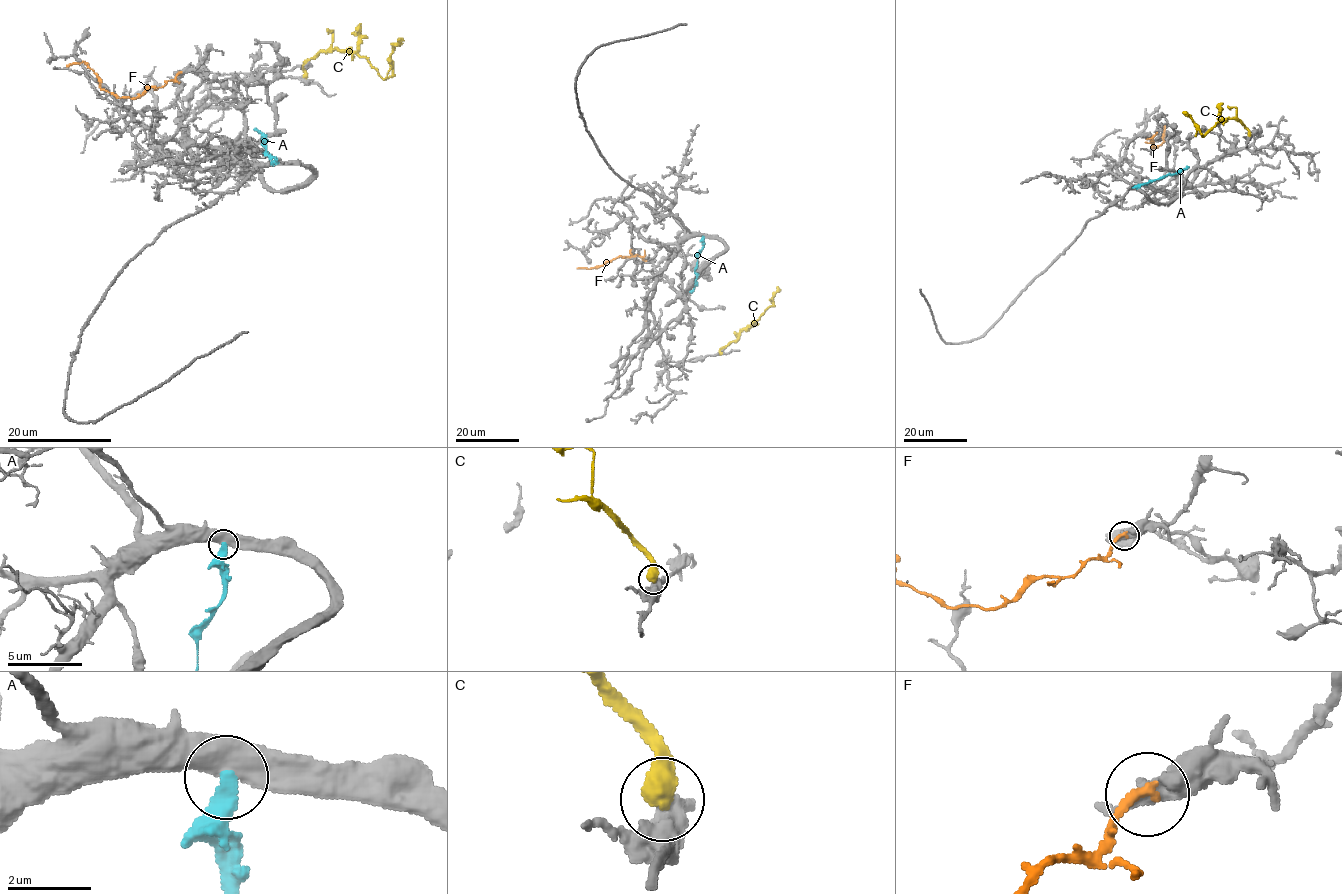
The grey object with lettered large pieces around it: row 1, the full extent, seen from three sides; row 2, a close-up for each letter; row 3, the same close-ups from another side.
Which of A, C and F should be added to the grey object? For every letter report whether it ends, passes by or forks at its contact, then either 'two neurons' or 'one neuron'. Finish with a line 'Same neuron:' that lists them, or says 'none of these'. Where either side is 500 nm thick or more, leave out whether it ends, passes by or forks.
A: two neurons
C: two neurons
F: it ends | two neurons
Same neuron: none of these

